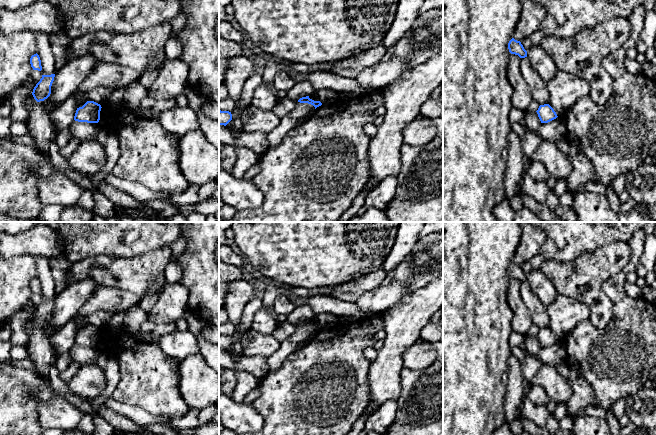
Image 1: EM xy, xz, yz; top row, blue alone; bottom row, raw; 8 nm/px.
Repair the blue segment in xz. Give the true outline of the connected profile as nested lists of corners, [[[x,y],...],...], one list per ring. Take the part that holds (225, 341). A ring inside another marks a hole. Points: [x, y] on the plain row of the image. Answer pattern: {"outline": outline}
{"outline": [[[219,334],[219,349],[226,350],[231,344],[232,344],[231,336]]]}

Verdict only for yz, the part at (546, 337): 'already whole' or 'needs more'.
already whole

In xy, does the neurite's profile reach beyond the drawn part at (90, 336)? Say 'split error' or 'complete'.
complete

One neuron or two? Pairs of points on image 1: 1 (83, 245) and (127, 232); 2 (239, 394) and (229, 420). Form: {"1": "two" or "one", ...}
{"1": "one", "2": "two"}

